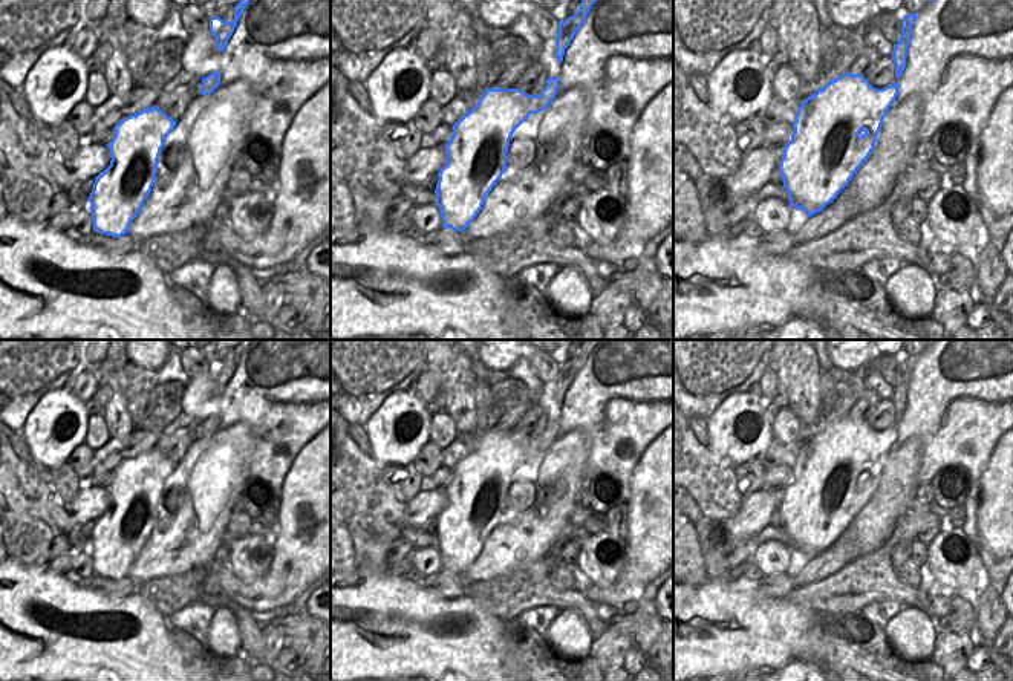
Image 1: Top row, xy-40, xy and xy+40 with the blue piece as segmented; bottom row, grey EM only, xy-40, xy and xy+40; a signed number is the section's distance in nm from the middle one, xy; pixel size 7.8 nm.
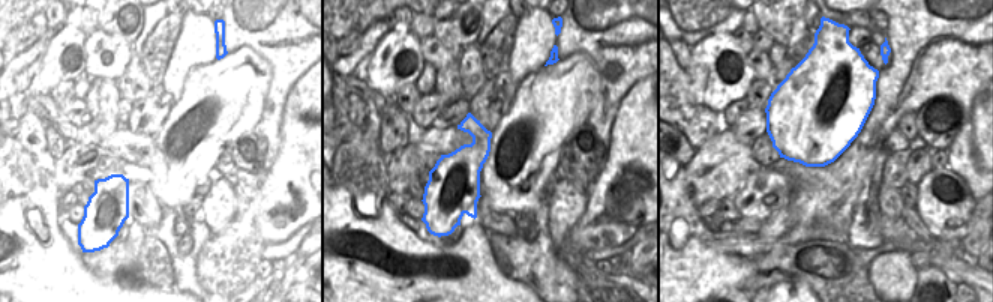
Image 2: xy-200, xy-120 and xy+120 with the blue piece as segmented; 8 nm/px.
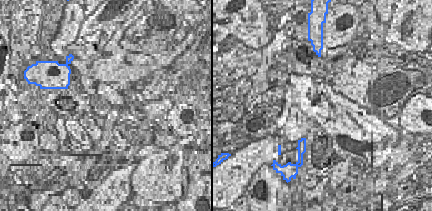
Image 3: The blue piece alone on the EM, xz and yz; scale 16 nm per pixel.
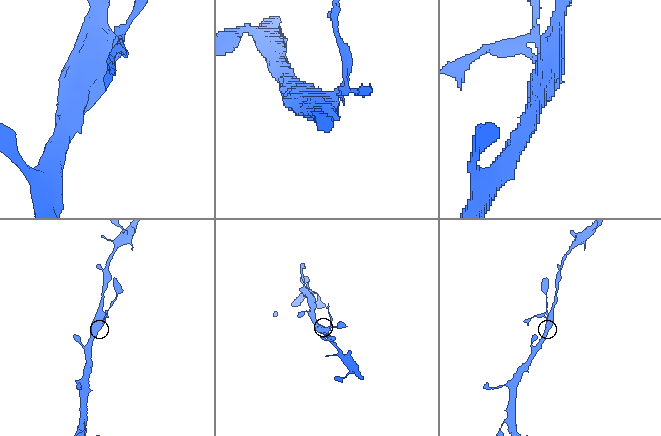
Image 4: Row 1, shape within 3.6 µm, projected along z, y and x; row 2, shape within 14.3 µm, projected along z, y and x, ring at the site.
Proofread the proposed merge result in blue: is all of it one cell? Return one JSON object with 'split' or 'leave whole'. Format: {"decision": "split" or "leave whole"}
{"decision": "leave whole"}

